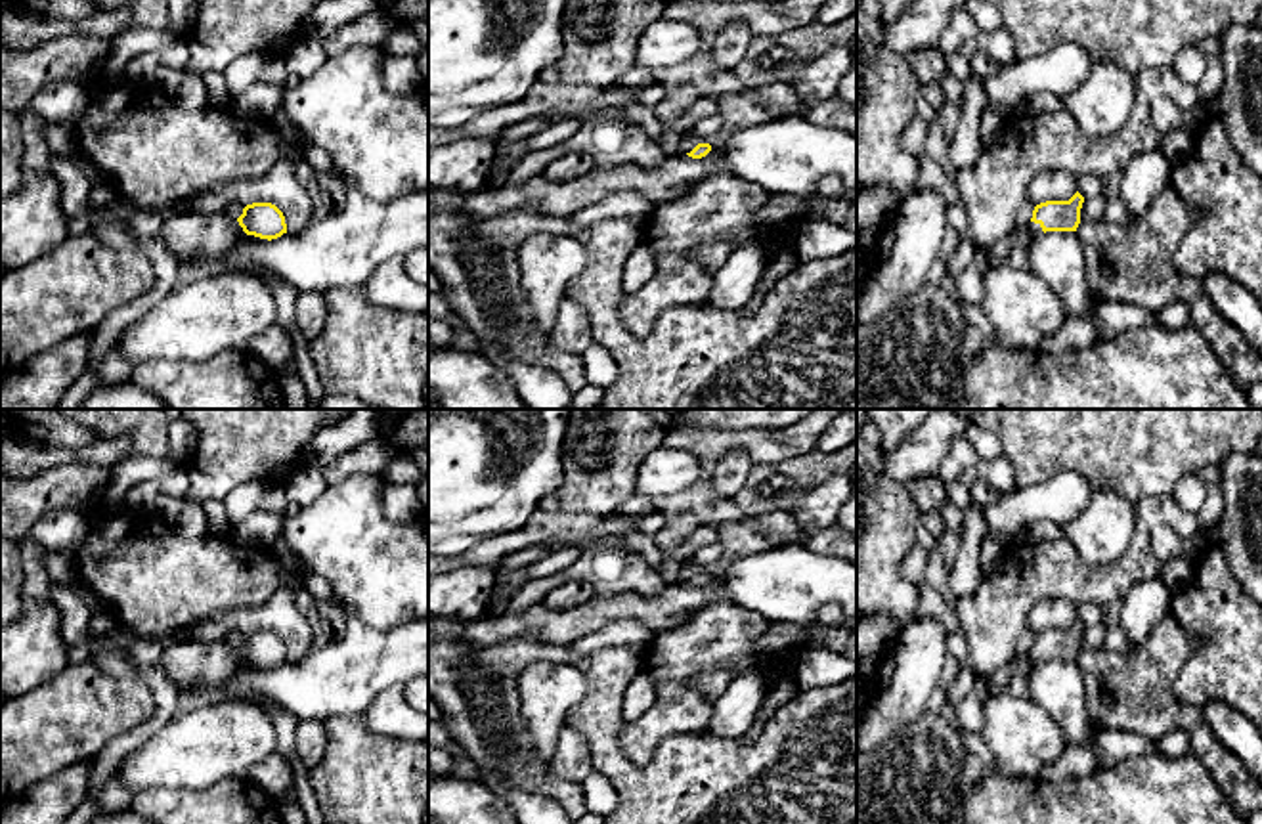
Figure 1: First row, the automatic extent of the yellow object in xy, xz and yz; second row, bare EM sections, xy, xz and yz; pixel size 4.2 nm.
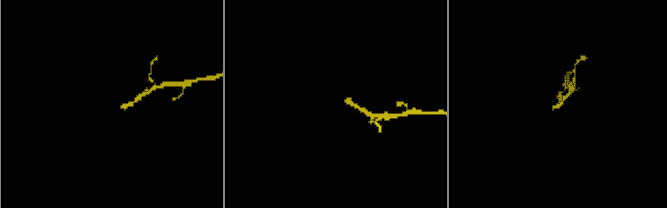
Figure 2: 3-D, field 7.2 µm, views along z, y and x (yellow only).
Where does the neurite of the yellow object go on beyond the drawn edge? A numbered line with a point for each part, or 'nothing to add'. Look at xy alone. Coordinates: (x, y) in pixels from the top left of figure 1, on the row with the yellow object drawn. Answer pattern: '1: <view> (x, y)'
1: xy (194, 238)

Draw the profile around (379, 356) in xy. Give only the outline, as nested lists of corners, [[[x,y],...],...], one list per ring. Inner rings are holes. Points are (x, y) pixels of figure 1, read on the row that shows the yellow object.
[[[363,285],[337,289],[323,298],[327,321],[308,350],[325,392],[358,398],[375,409],[424,409],[428,310],[411,314],[369,304]]]

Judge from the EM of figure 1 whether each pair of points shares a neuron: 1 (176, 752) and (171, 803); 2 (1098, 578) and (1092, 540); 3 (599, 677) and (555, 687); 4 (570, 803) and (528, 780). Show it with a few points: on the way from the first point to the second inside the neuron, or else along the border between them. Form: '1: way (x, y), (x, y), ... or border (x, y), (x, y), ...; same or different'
1: border (217, 780), (205, 788), (148, 788), (140, 794); different
2: border (1066, 538), (1088, 563), (1111, 563), (1132, 540); different
3: border (586, 673), (586, 694), (568, 712), (566, 719); different
4: way (561, 794), (538, 780); same

